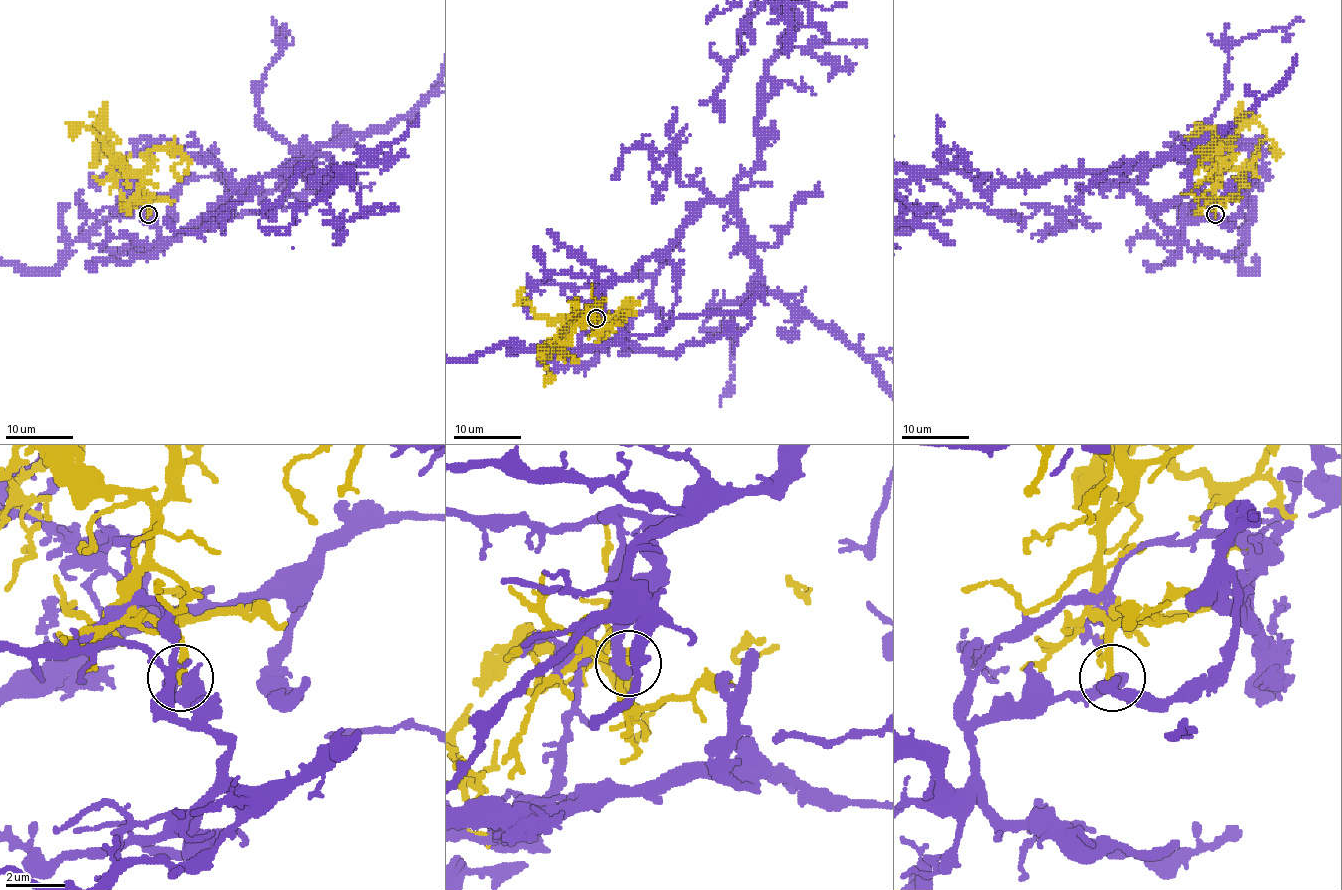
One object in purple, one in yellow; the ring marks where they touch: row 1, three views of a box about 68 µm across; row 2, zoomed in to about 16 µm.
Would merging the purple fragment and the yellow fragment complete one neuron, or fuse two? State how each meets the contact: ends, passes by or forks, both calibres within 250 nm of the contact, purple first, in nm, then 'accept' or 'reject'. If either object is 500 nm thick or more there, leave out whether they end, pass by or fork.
calibres 500 and 300 nm; reject

